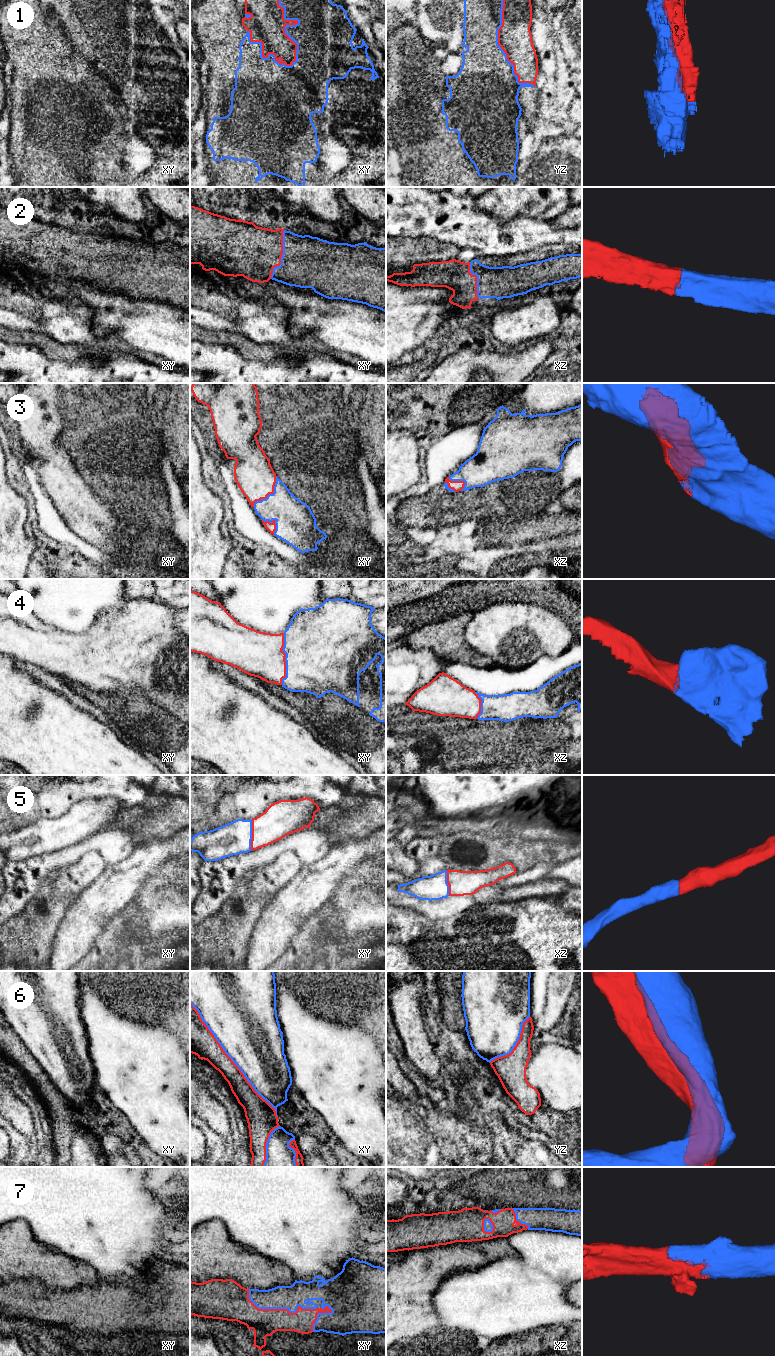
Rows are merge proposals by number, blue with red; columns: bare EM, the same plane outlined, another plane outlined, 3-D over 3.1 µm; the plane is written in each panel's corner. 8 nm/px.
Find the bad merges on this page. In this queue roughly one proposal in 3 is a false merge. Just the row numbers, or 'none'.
1, 6

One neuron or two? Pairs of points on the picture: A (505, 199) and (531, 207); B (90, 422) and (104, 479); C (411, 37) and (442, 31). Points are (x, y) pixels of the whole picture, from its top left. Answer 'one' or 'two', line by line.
A: one
B: one
C: two

